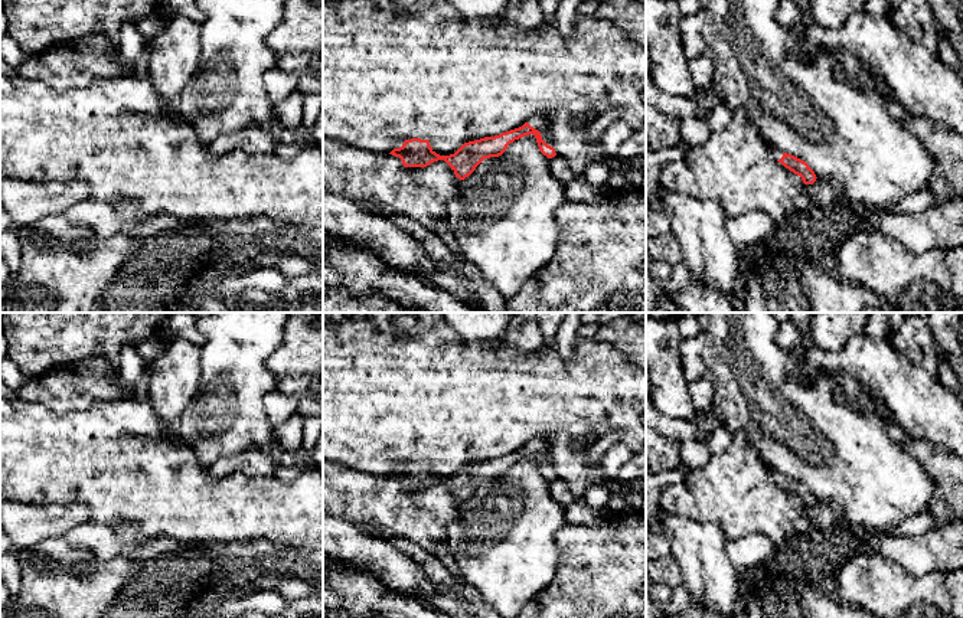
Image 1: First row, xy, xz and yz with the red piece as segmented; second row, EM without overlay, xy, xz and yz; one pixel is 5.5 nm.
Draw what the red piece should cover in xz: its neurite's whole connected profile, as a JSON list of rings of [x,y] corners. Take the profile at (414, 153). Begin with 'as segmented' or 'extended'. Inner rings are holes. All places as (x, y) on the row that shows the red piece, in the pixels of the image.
extended; [[[535,115],[522,127],[499,135],[464,143],[450,156],[437,154],[431,148],[430,141],[421,138],[405,140],[399,148],[394,148],[389,154],[399,157],[404,167],[427,167],[434,161],[444,160],[451,167],[456,177],[464,180],[484,158],[502,156],[510,143],[529,134],[536,138],[538,147],[543,156],[548,158],[556,156],[549,124],[543,115]]]

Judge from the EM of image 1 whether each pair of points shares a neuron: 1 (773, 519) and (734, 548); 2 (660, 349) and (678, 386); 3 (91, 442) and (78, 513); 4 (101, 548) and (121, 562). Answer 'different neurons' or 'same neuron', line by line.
1: different neurons
2: same neuron
3: different neurons
4: different neurons

